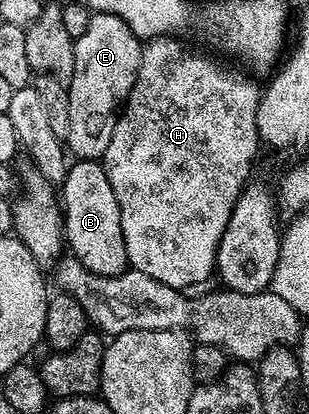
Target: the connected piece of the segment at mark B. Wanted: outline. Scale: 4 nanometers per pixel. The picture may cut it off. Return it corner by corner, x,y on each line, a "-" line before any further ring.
78,160
67,169
66,179
60,183
60,205
64,211
64,242
73,258
93,274
123,274
128,269
128,252
120,228
120,204
116,204
116,192
108,184
101,161

